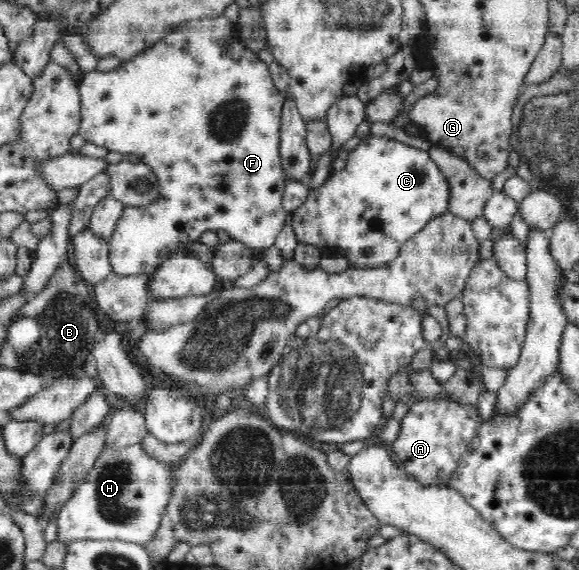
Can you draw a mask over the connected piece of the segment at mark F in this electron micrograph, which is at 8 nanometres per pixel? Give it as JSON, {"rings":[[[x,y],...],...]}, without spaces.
{"rings":[[[204,17],[203,21],[201,21],[203,25],[197,25],[195,29],[189,29],[185,23],[183,23],[183,27],[181,29],[176,28],[175,31],[166,32],[163,34],[162,38],[155,43],[154,46],[151,46],[143,53],[137,55],[134,59],[123,63],[121,66],[117,66],[115,69],[111,71],[99,71],[95,68],[92,71],[85,72],[82,77],[82,82],[80,83],[80,100],[81,102],[81,122],[80,127],[78,129],[78,134],[83,135],[85,137],[85,141],[89,141],[89,143],[95,143],[95,145],[101,145],[101,147],[107,147],[109,152],[119,152],[119,153],[135,153],[137,157],[139,157],[139,161],[143,161],[146,165],[149,165],[155,176],[157,177],[157,182],[159,182],[159,186],[161,187],[160,197],[154,202],[151,203],[150,206],[133,206],[133,209],[125,209],[122,219],[120,219],[117,223],[117,227],[115,227],[115,231],[113,231],[113,235],[109,238],[109,255],[110,255],[110,263],[112,266],[112,272],[116,275],[121,275],[122,277],[127,277],[127,275],[152,275],[154,271],[162,266],[163,263],[169,259],[169,253],[171,251],[175,251],[177,247],[179,247],[179,241],[181,239],[187,239],[187,241],[195,241],[195,239],[201,239],[201,235],[205,233],[205,231],[227,231],[233,239],[237,242],[244,243],[248,245],[253,250],[267,249],[271,247],[275,243],[277,239],[278,233],[281,231],[283,224],[286,222],[287,212],[283,209],[283,195],[284,188],[286,187],[286,176],[283,172],[282,167],[282,153],[281,153],[281,137],[280,137],[280,129],[282,123],[282,109],[284,101],[286,100],[285,93],[279,91],[276,85],[274,84],[274,80],[271,77],[268,63],[265,63],[255,52],[247,49],[244,45],[239,43],[239,39],[237,39],[237,35],[235,35],[235,31],[233,31],[233,25],[231,25],[231,21],[229,19],[225,19],[225,17],[219,17],[219,19],[215,19],[214,17]]]}

